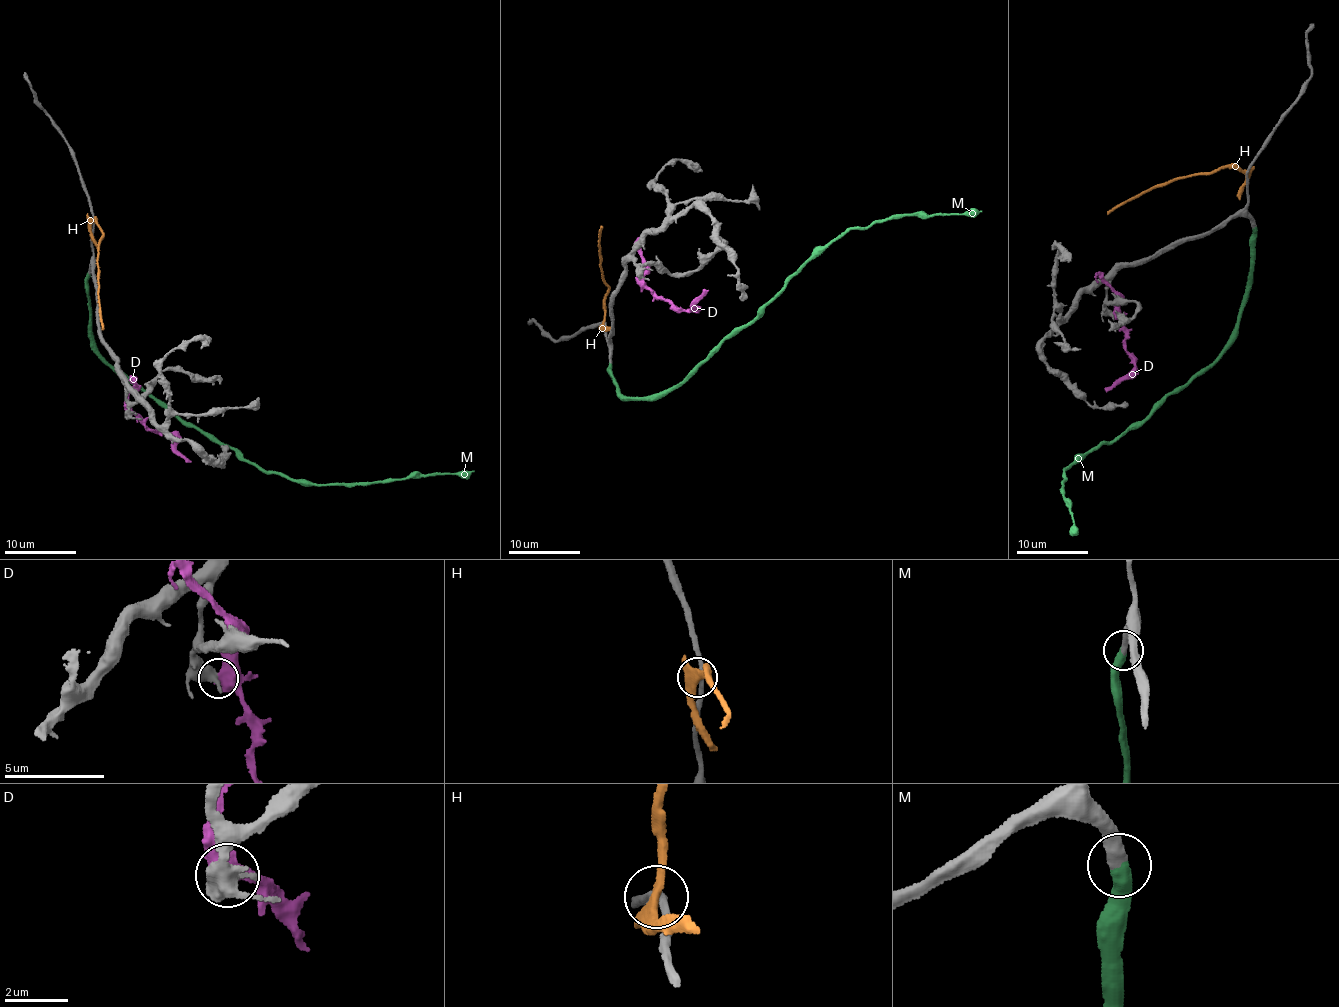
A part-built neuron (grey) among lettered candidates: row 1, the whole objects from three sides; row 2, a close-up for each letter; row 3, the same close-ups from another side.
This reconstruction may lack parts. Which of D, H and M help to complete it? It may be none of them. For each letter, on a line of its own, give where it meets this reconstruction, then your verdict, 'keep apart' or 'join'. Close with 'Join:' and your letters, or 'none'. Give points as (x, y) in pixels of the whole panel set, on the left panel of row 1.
D: (129, 413) | keep apart
H: (92, 221) | keep apart
M: (89, 273) | join
Join: M

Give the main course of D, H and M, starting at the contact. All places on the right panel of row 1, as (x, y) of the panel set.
D: (1113, 315), (1125, 332), (1127, 349), (1134, 367), (1104, 390)
H: (1246, 173), (1234, 168), (1154, 185), (1116, 205), (1108, 214)
M: (1254, 226), (1248, 299), (1212, 363), (1139, 423), (1064, 471), (1063, 494), (1076, 533)

